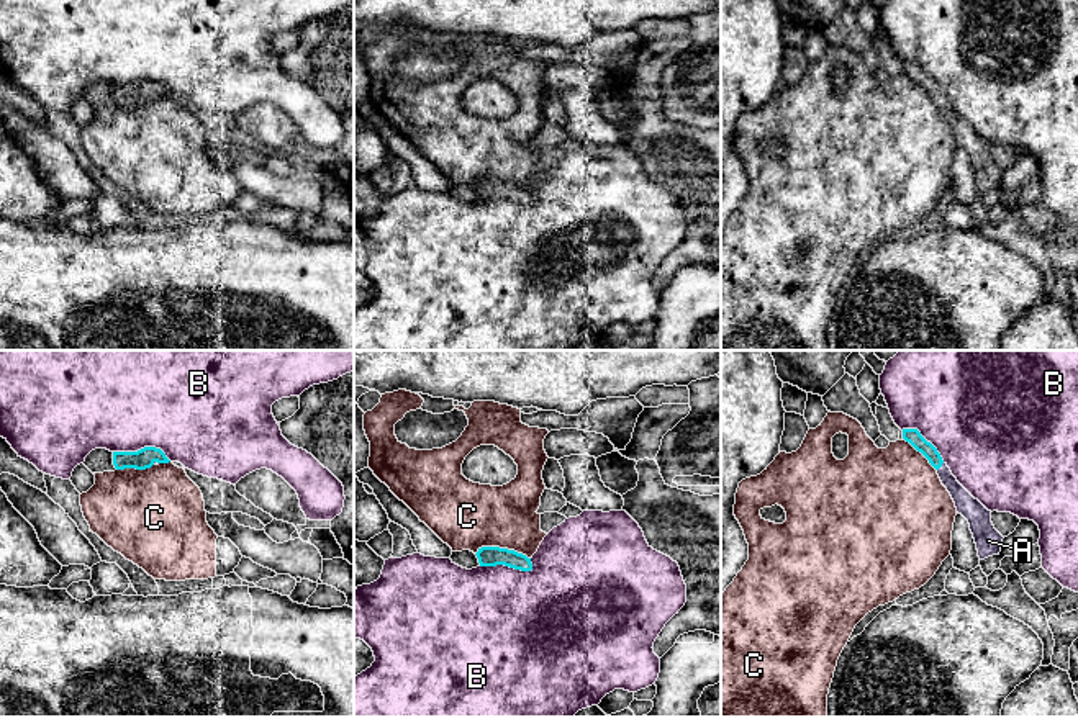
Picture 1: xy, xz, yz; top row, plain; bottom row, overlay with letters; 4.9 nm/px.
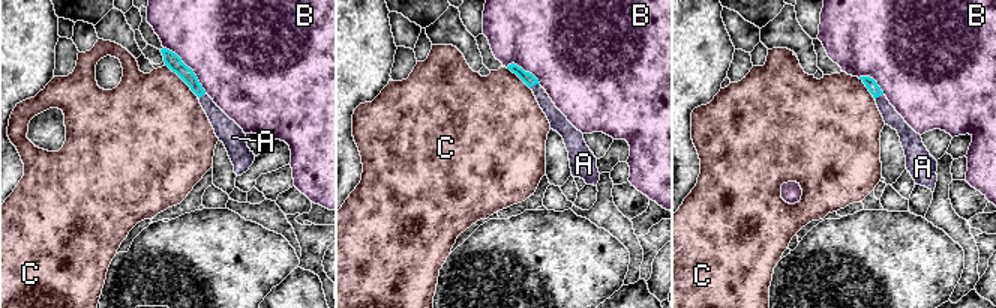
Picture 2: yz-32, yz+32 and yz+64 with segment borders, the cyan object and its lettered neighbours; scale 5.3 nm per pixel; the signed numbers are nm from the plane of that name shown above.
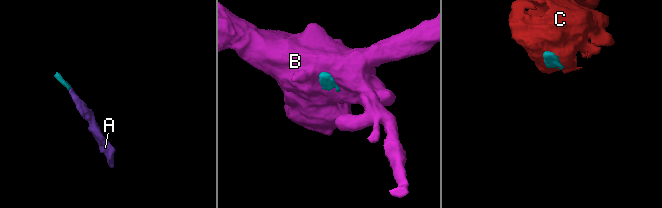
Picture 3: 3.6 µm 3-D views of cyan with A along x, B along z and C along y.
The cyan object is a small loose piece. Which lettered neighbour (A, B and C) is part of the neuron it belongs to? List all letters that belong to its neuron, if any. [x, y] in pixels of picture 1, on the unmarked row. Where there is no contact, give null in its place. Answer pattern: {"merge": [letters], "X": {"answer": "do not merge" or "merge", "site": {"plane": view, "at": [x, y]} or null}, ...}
{"merge": ["A"], "A": {"answer": "merge", "site": {"plane": "yz", "at": [941, 99]}}, "B": {"answer": "do not merge", "site": {"plane": "xz", "at": [507, 198]}}, "C": {"answer": "do not merge", "site": {"plane": "xz", "at": [503, 182]}}}

